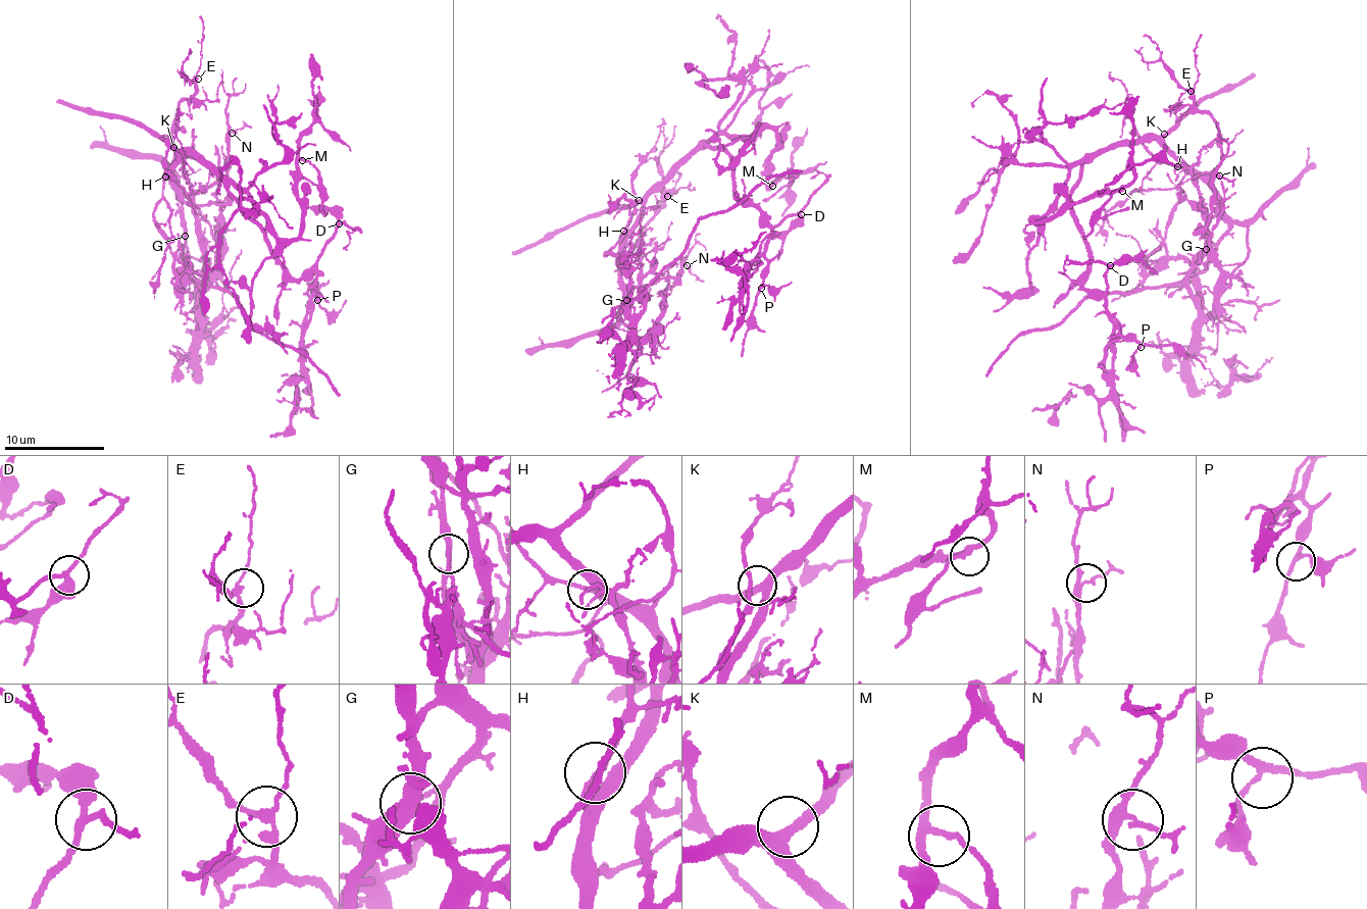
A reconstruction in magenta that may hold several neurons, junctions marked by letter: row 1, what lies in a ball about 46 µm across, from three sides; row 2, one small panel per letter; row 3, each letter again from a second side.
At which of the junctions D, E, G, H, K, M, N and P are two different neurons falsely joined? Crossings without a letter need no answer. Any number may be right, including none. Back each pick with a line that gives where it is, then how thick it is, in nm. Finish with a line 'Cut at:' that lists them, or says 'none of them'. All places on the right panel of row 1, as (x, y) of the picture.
G: place (1206, 249); calibre 130 nm
Cut at: G

